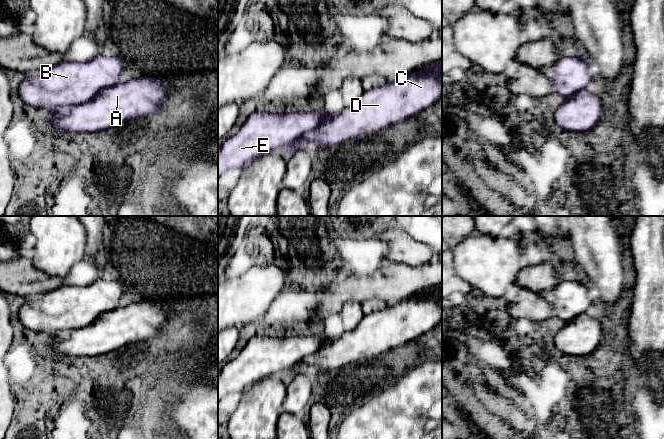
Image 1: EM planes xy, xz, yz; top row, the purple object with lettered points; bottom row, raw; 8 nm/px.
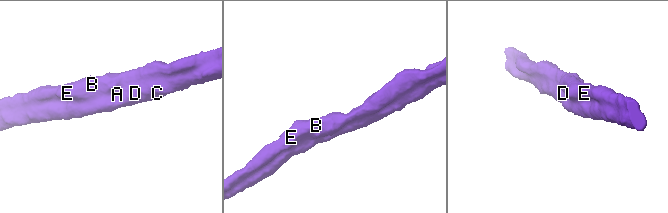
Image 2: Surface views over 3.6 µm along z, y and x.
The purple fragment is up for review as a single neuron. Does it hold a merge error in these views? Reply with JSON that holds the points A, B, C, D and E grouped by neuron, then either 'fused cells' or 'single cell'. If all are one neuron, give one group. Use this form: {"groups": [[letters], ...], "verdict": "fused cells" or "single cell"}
{"groups": [["A", "B", "C", "D", "E"]], "verdict": "single cell"}

